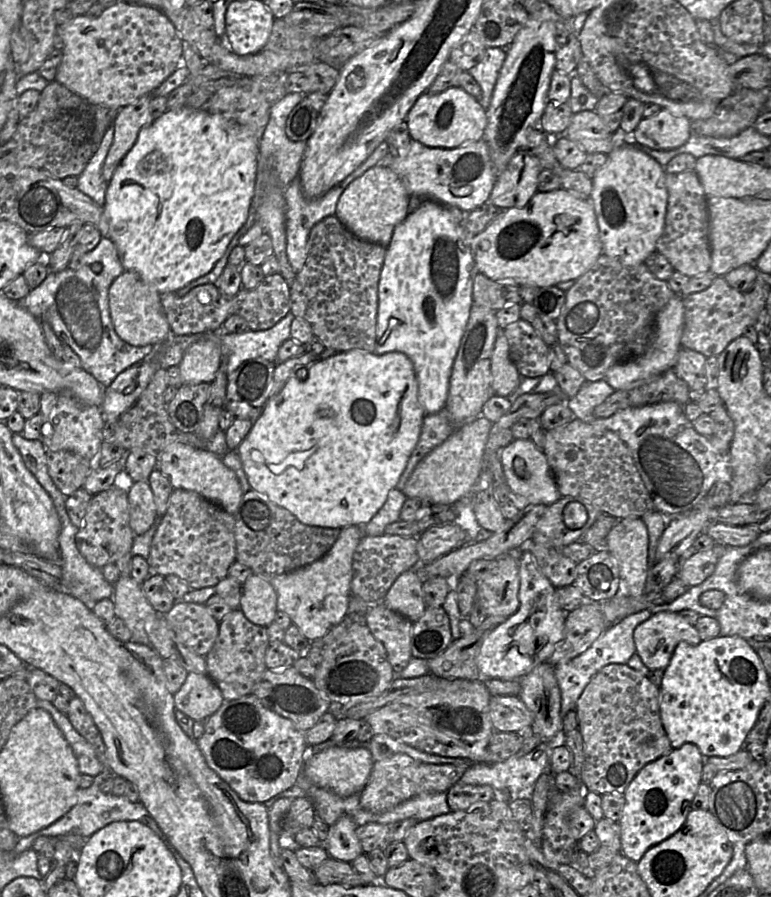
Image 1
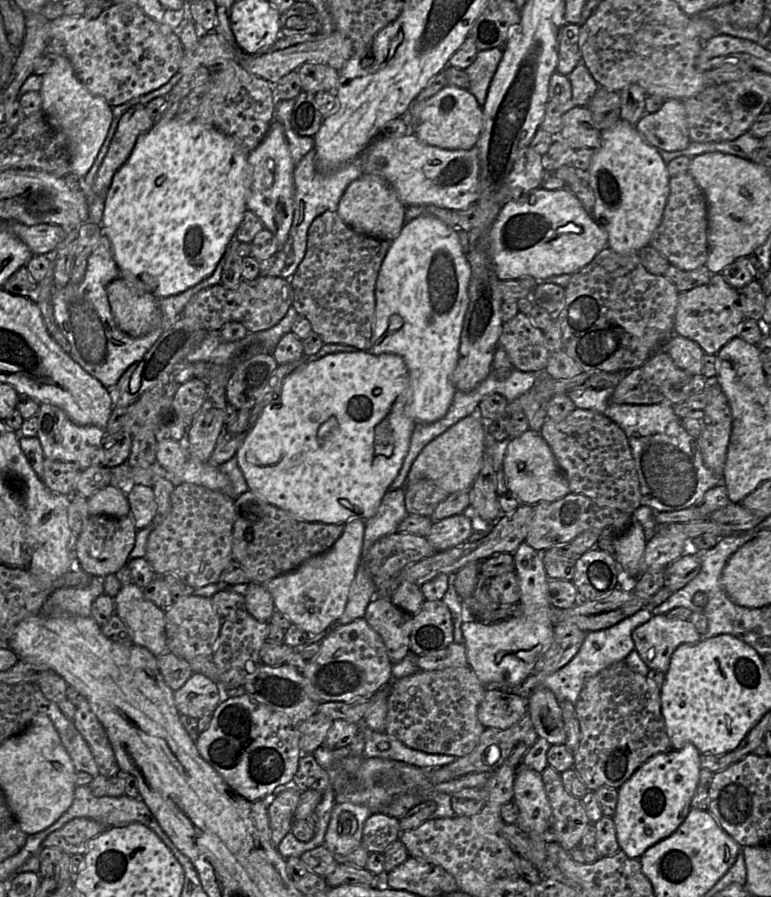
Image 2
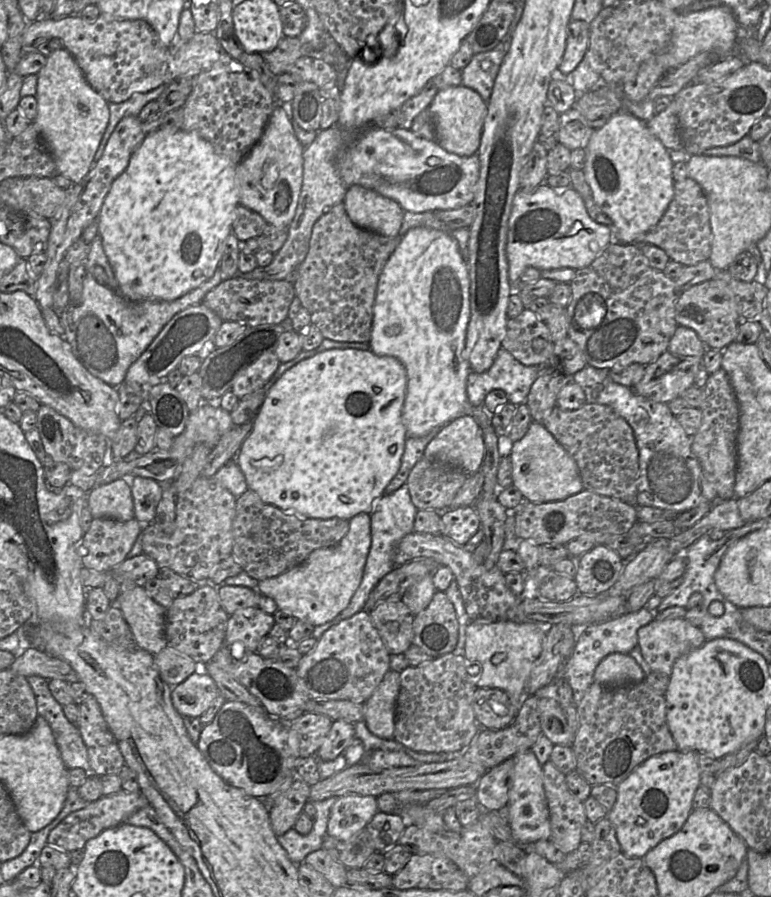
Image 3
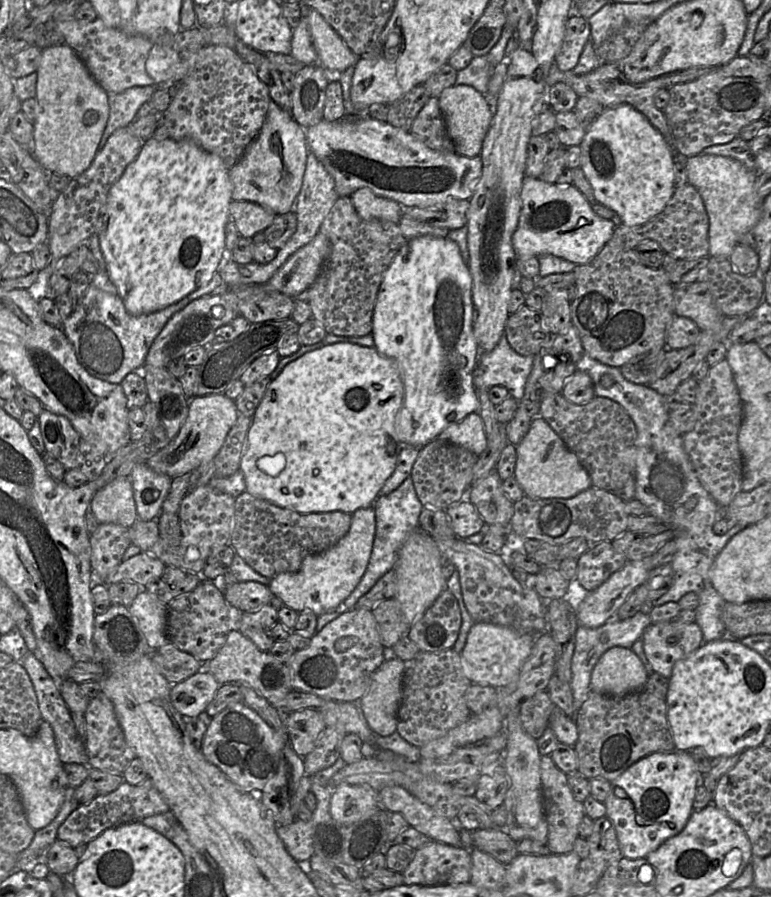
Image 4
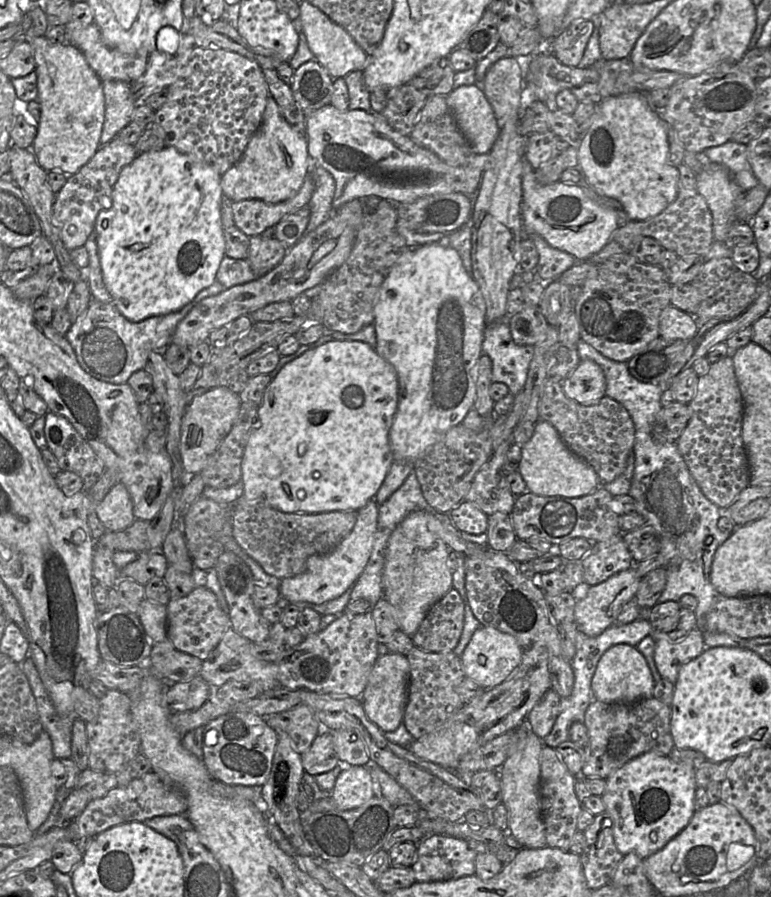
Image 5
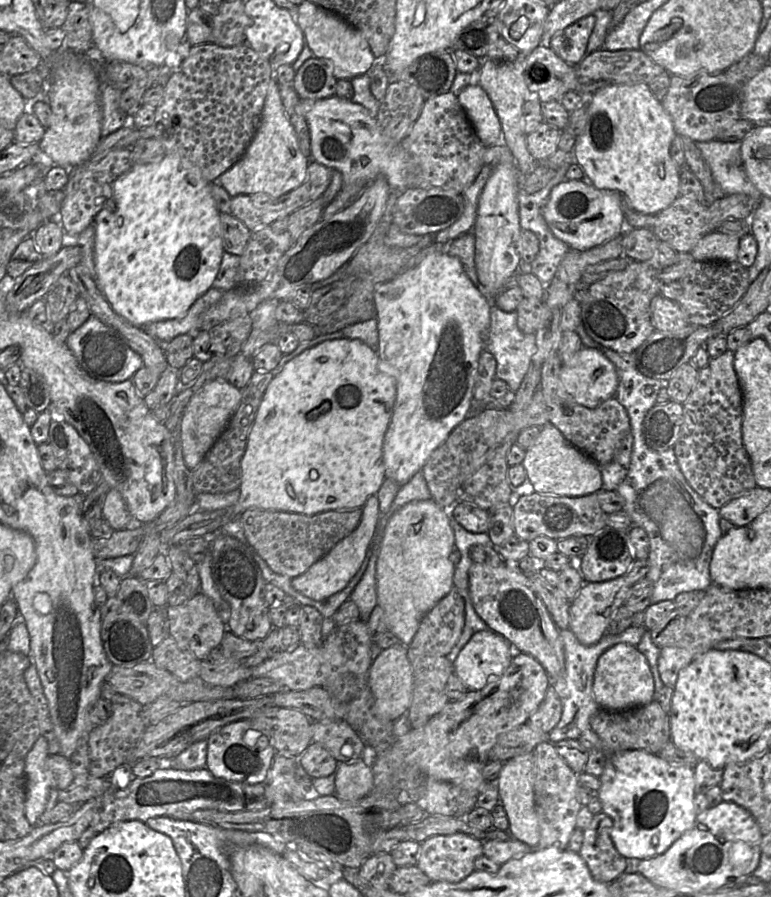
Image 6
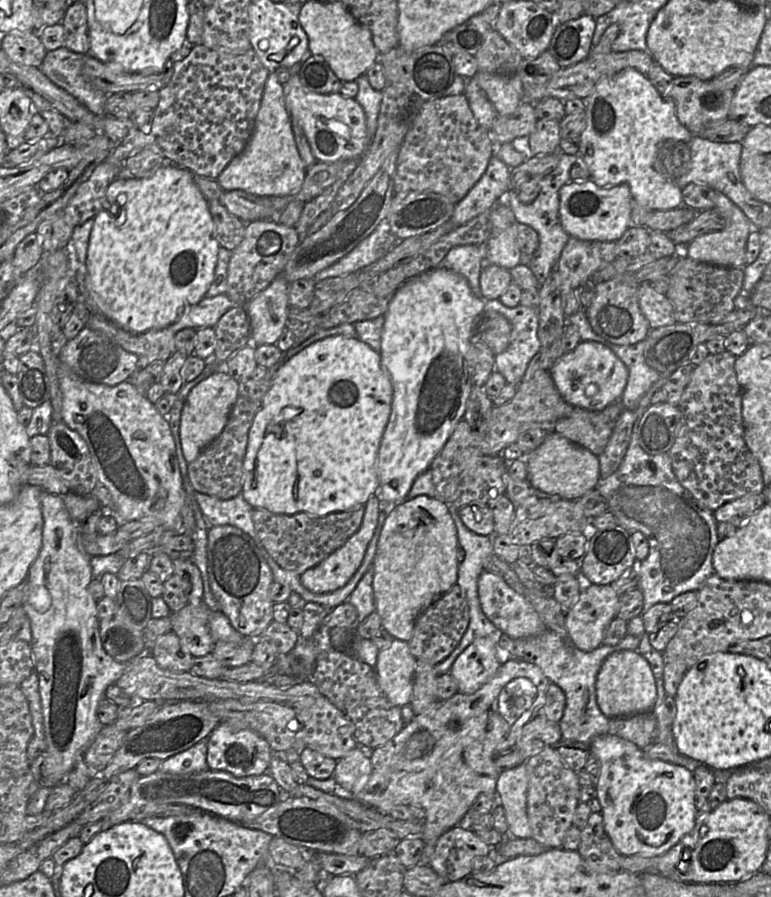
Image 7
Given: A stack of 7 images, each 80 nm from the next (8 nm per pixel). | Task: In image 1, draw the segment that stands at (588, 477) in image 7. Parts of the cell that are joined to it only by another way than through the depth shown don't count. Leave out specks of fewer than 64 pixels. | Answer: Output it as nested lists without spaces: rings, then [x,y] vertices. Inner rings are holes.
[[[514,439],[500,450],[500,461],[509,490],[527,504],[548,506],[561,498],[554,476],[542,449],[530,439]]]

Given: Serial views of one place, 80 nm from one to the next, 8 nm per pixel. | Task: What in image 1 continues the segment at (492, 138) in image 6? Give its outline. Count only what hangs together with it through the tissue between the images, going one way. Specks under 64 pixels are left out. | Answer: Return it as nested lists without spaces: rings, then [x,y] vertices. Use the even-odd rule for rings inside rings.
[[[451,87],[437,94],[428,92],[422,94],[408,112],[405,121],[413,140],[427,147],[453,149],[483,140],[487,126],[487,115],[474,97],[460,87]]]

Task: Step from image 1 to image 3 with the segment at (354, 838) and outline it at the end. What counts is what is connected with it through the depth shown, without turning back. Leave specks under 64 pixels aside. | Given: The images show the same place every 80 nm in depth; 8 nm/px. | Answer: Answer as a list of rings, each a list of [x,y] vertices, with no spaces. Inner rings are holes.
[[[348,794],[337,797],[331,808],[327,835],[348,840],[364,829],[378,811],[375,796]]]

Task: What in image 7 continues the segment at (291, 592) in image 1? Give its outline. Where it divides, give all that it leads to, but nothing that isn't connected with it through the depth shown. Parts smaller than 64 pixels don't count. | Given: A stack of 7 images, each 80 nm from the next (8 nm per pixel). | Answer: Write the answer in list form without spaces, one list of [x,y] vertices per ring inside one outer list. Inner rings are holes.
[[[378,494],[371,495],[364,506],[364,517],[360,528],[344,543],[344,545],[331,553],[316,566],[300,574],[300,582],[303,587],[313,593],[332,592],[343,587],[358,570],[378,524],[378,517],[381,512],[381,501],[379,500]]]

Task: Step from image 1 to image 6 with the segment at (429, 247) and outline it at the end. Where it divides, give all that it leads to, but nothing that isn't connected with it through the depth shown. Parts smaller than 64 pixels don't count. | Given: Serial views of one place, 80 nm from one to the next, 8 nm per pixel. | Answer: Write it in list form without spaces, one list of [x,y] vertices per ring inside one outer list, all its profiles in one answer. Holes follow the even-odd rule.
[[[437,251],[416,267],[377,285],[374,306],[378,356],[396,381],[396,400],[383,446],[385,478],[403,486],[472,411],[478,361],[488,343],[490,301],[469,279],[457,257]]]

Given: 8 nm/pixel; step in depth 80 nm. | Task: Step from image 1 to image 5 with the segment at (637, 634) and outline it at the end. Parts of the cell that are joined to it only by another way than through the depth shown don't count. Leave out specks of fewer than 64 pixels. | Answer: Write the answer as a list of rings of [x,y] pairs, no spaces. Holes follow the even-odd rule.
[[[699,627],[678,639],[670,639],[666,633],[654,630],[651,636],[655,641],[654,661],[657,670],[661,678],[673,684],[680,667],[698,657],[706,648],[703,632]]]

